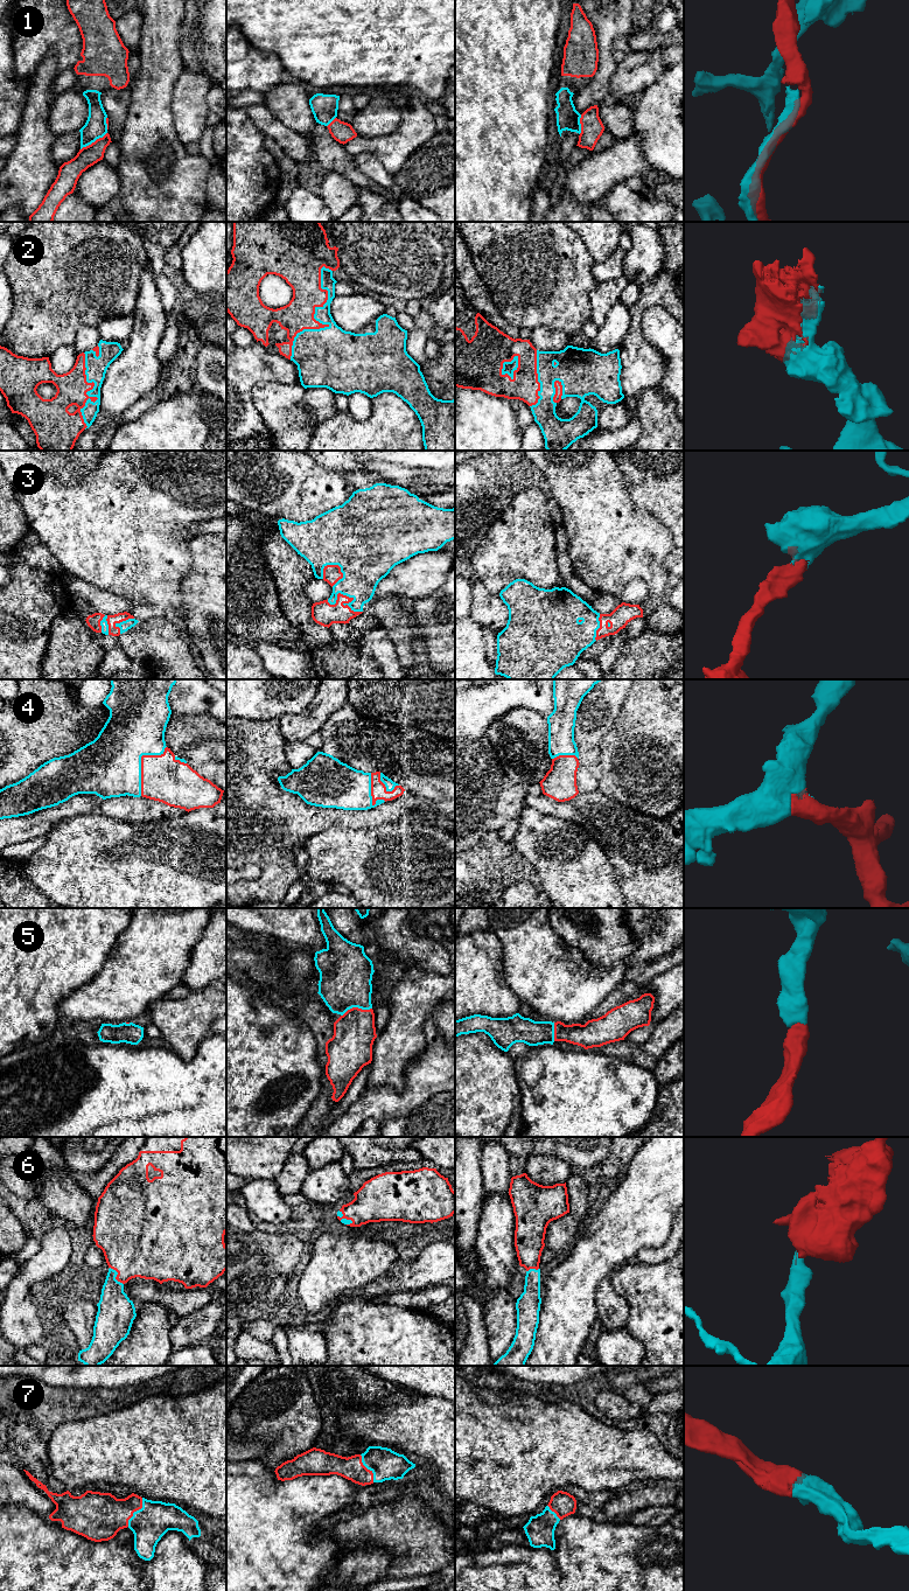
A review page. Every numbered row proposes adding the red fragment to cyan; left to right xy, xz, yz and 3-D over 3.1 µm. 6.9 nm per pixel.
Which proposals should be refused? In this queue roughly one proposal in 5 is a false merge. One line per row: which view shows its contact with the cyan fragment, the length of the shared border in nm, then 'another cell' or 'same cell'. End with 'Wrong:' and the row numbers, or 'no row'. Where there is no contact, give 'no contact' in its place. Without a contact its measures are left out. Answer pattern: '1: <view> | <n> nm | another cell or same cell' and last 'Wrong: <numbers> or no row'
1: xy | 220 nm | same cell
2: xz | 700 nm | same cell
3: xz | 260 nm | same cell
4: xy | 380 nm | same cell
5: xz | 220 nm | same cell
6: xy | 160 nm | same cell
7: xy | 220 nm | same cell
Wrong: no row

